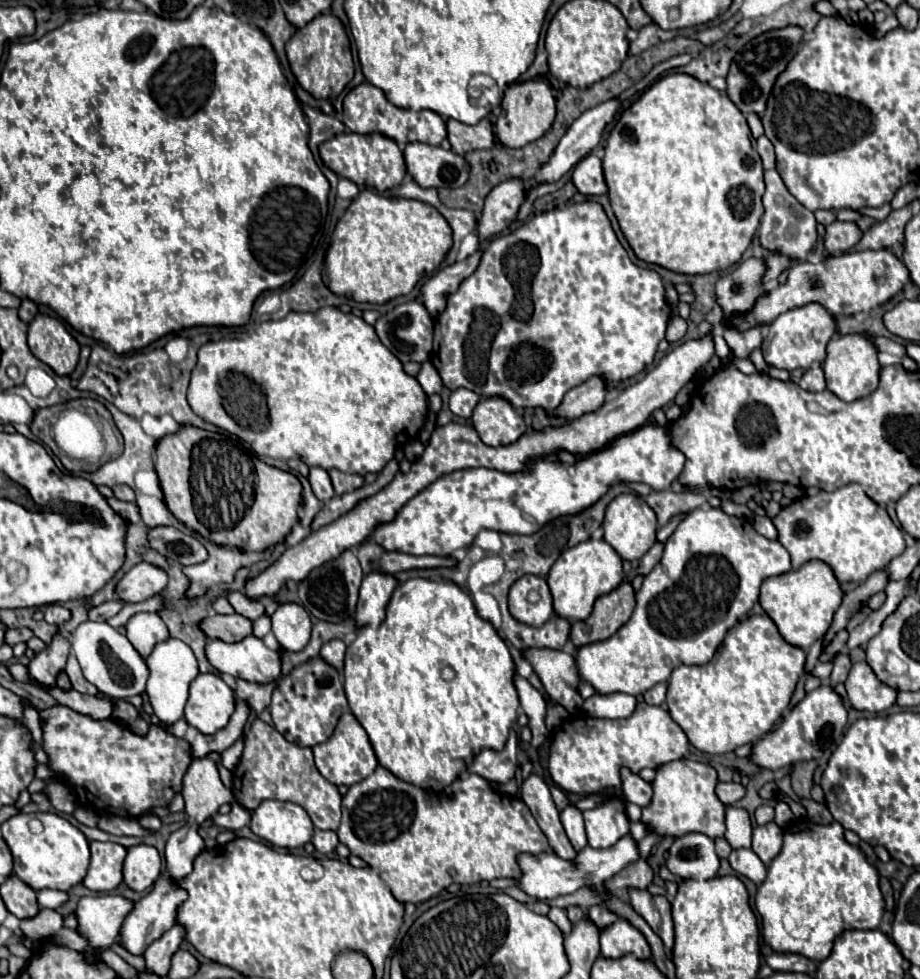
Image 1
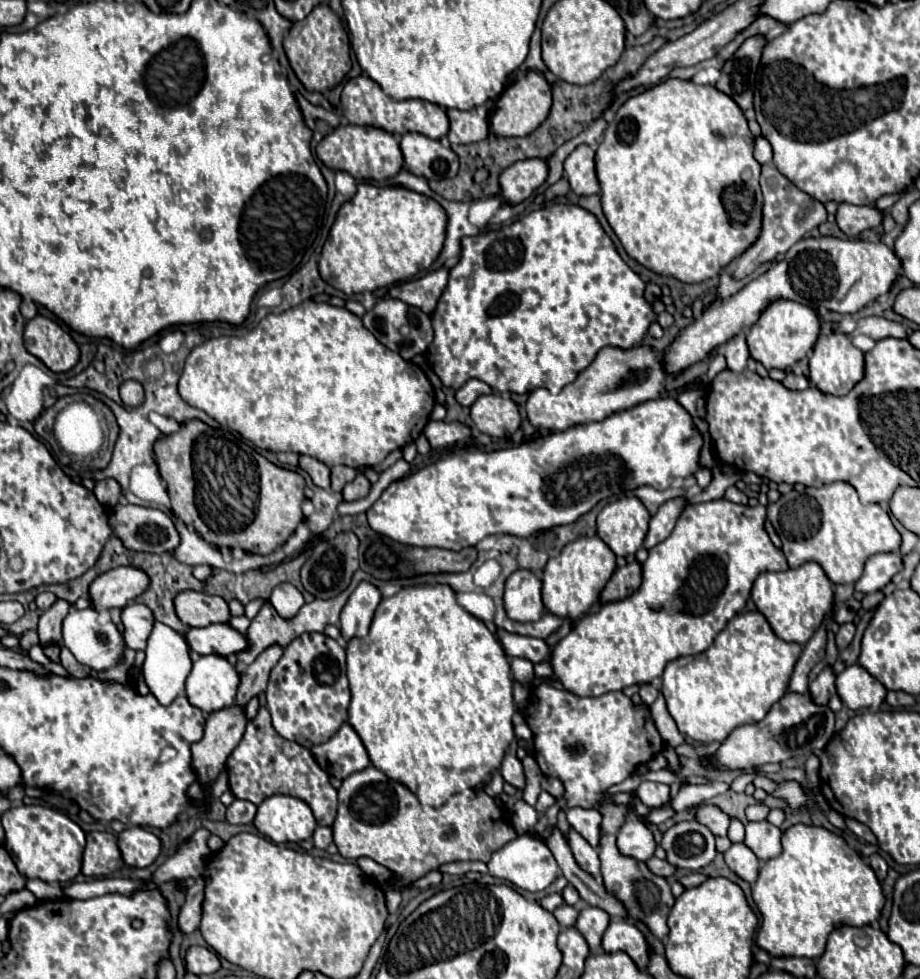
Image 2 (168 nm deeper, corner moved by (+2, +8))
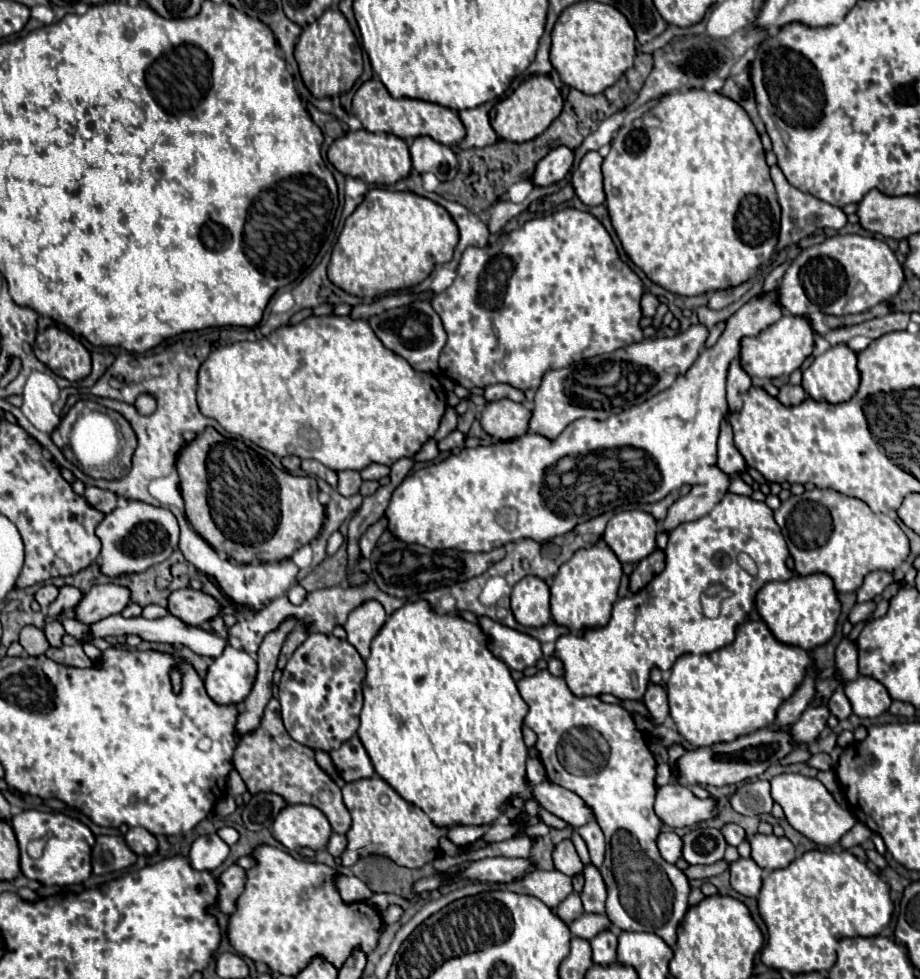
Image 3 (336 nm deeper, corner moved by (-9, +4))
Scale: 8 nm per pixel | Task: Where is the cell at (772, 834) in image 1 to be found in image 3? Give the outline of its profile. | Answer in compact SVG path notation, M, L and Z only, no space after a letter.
M756 834L750 840L750 846L752 846L752 858L756 860L756 864L766 870L786 868L796 858L794 844L786 836Z

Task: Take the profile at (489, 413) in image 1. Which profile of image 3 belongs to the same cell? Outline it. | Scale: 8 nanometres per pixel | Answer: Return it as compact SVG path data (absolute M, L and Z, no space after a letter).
M512 400L488 402L482 410L480 424L494 440L514 440L528 432L530 410Z

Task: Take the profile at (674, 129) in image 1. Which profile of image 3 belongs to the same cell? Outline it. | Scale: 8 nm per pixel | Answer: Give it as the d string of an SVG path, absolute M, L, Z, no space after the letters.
M684 90L684 92L674 92L660 96L658 104L652 106L644 116L626 122L616 138L612 140L610 154L604 158L602 164L602 174L604 174L604 192L606 192L606 206L610 212L612 226L622 240L622 246L630 260L644 270L644 274L656 282L658 286L678 294L678 296L698 296L730 286L738 286L746 282L750 276L756 274L756 270L766 264L774 252L774 246L778 242L778 230L780 230L780 204L776 200L776 190L770 180L770 168L764 158L764 148L760 142L760 136L750 120L750 116L736 104L734 100L728 100L726 96L718 92L706 92L706 90Z

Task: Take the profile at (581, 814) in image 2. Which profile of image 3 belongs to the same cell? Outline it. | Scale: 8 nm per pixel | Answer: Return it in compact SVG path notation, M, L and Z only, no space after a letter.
M590 820L588 824L580 826L578 832L580 832L580 836L584 838L584 842L586 842L588 850L590 850L592 864L596 864L600 868L602 866L602 860L604 860L604 848L606 848L604 834L602 834L600 826L596 824L596 820Z

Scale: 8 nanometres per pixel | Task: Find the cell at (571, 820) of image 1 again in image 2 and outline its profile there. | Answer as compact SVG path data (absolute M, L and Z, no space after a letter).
M569 832L569 848L573 852L573 858L577 862L577 866L585 872L589 872L591 876L599 876L599 856L597 852L587 844L585 838L581 838L577 832Z

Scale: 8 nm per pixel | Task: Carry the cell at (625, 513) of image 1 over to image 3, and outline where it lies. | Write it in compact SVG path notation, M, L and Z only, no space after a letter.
M626 510L616 514L604 532L606 544L620 562L638 564L656 550L658 522L644 510Z

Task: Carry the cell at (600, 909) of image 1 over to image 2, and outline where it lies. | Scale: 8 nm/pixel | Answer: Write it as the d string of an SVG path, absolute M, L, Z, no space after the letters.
M583 908L579 912L579 920L577 920L577 930L581 932L581 936L585 938L585 942L589 944L589 950L593 954L597 954L601 950L601 938L603 938L603 932L607 930L609 926L609 914L601 908Z

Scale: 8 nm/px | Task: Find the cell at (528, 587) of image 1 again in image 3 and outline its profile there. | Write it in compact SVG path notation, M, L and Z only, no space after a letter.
M524 576L512 590L512 612L522 626L546 626L552 620L548 584L538 576Z

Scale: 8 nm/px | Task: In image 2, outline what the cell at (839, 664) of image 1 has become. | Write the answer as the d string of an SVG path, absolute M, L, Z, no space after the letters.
M827 666L811 684L809 684L809 696L815 704L825 706L831 696L835 696L835 672L831 666Z

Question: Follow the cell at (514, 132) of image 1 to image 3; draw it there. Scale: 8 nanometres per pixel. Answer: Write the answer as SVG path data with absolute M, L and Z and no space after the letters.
M534 74L526 78L510 96L500 100L492 108L490 120L492 120L492 128L498 134L498 138L508 140L508 142L528 142L540 136L552 124L552 120L560 116L560 112L562 112L562 94L558 92L550 76Z

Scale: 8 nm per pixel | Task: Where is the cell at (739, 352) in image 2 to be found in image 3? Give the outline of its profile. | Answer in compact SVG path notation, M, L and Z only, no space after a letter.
M740 358L732 360L730 370L728 370L728 384L726 384L730 410L740 410L740 408L742 408L742 394L744 394L750 386L752 386L752 378L750 378L748 372L742 368Z

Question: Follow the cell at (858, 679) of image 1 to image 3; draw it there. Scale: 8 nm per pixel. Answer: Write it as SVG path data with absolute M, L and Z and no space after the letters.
M858 676L852 684L844 686L844 694L848 696L854 714L860 718L876 718L890 708L890 694L888 690L870 676Z

